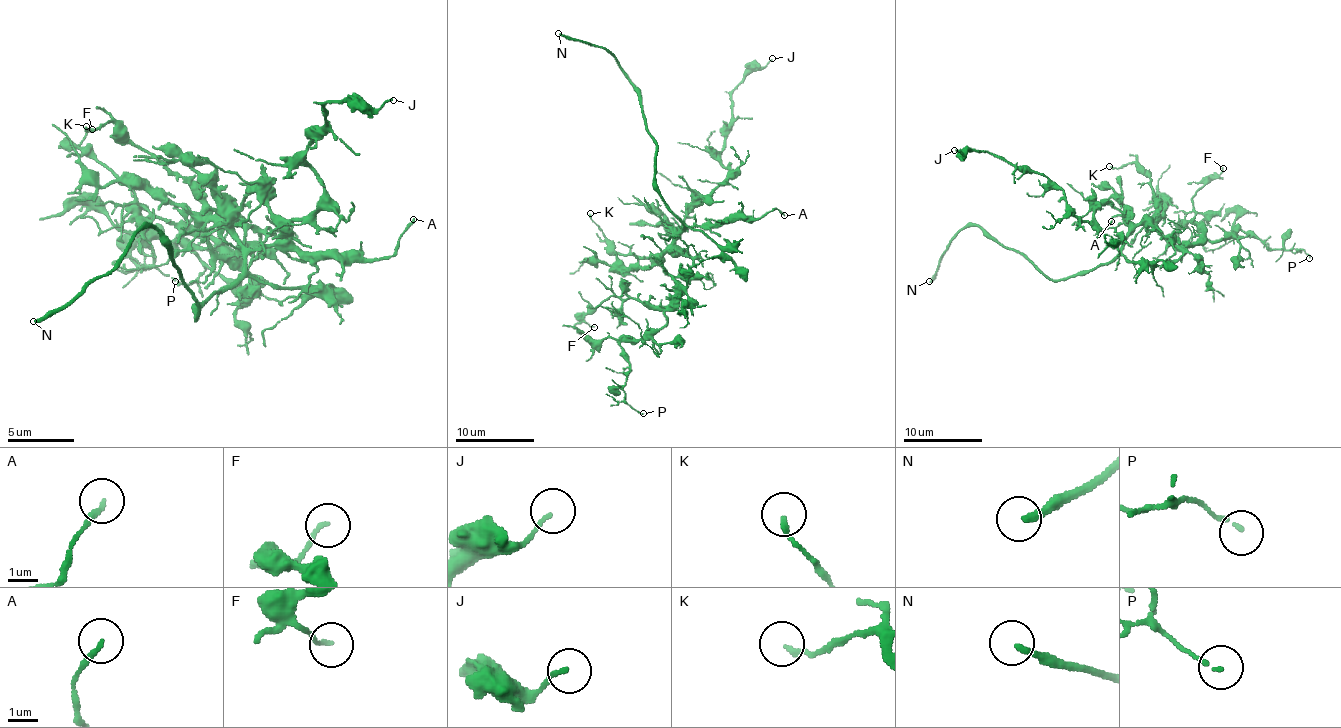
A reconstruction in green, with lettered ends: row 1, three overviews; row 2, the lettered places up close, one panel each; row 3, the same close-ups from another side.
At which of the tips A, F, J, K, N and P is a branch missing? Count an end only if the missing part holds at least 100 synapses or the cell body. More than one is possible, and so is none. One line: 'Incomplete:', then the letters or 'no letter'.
Incomplete: N

